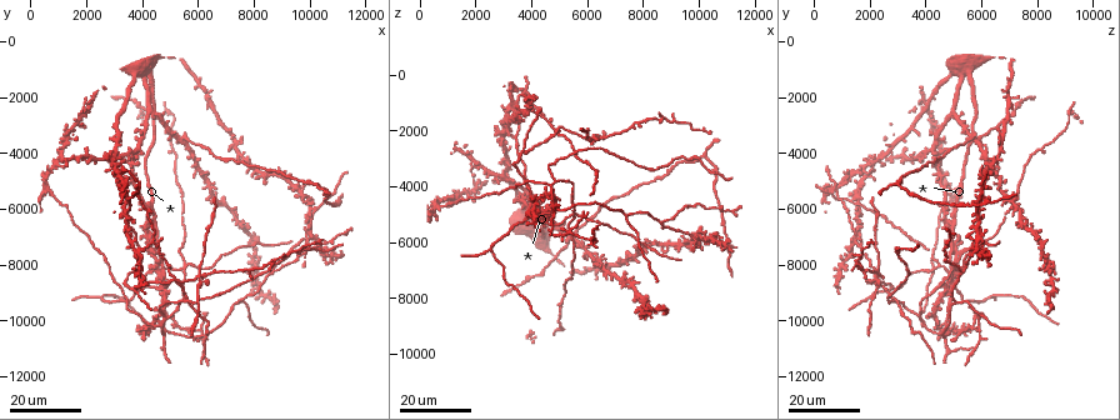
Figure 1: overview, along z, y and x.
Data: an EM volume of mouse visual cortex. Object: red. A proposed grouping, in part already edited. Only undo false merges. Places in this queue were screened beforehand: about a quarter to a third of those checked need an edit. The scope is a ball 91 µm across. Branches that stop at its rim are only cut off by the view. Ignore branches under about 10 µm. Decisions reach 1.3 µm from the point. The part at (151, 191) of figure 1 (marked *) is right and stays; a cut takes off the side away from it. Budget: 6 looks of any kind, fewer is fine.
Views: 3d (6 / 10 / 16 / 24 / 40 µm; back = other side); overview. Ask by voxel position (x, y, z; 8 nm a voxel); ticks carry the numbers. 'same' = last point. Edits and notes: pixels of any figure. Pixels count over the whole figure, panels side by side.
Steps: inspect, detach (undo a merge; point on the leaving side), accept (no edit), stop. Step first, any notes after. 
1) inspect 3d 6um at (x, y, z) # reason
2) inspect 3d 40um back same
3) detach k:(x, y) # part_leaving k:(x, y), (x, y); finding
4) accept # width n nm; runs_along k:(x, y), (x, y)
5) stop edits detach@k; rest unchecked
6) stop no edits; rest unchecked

inspect 3d 24um at (5500, 8000, 5000) # four or more arms meet

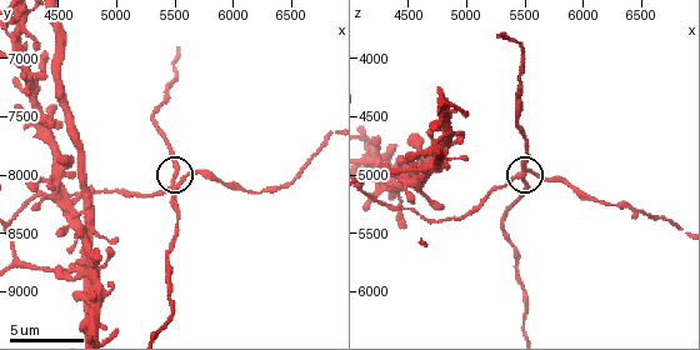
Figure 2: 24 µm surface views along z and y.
inspect 3d 10um at (5500, 8060, 5020)

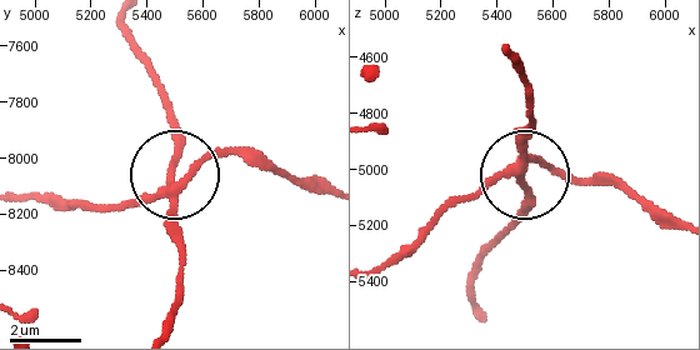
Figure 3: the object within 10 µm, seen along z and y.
accept # width 250 nm; runs_along 3:(376, 271), (510, 176), (529, 198), (519, 218); one neuron here

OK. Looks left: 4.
inspect 3d 16um at (8800, 8200, 5200) # three-way junction

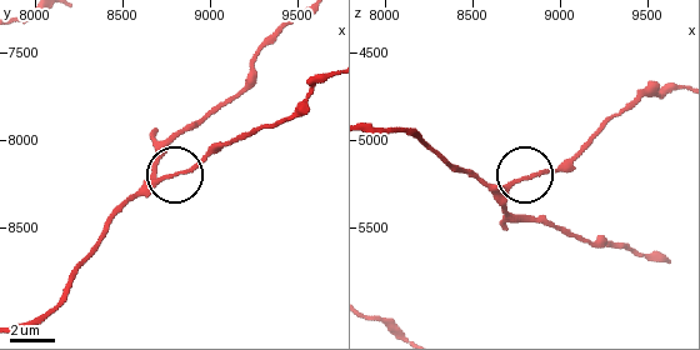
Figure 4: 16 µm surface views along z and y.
inspect 3d 10um at (8680, 8240, 5280)

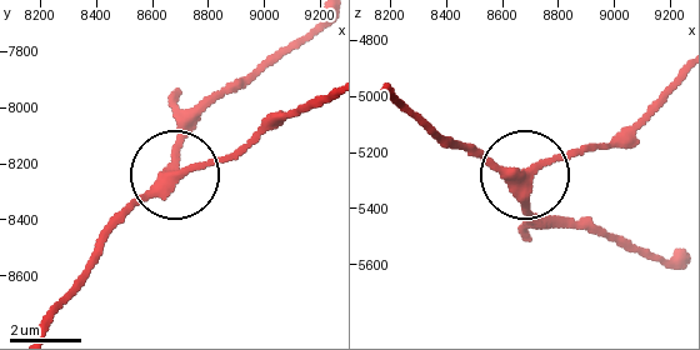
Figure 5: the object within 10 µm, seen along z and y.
accept # runs_along 5:(388, 91), (424, 128), (498, 166), (534, 173), (594, 148); one neuron here

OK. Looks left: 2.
inspect 3d 24um at (3600, 8900, 2900) # thick turns thin

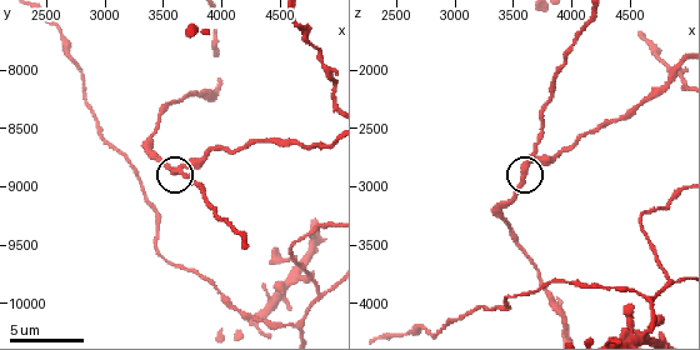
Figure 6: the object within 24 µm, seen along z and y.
inspect 3d 10um at (3600, 8860, 2880)

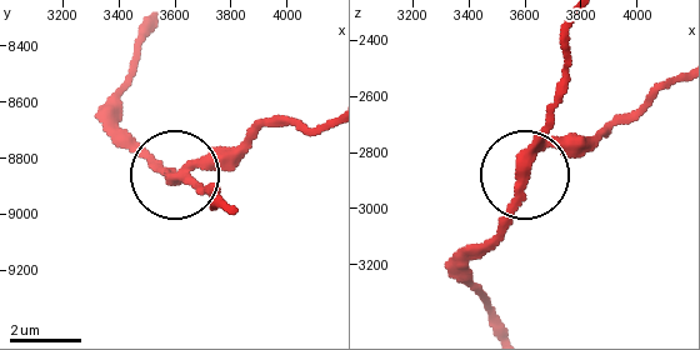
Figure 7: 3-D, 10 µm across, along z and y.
detach 7:(220, 160) # part_leaving 7:(181, 171), (226, 160), (271, 126), (325, 124); a second neuron is stuck on

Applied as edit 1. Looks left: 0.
stop edits detach@7; rest unchecked

